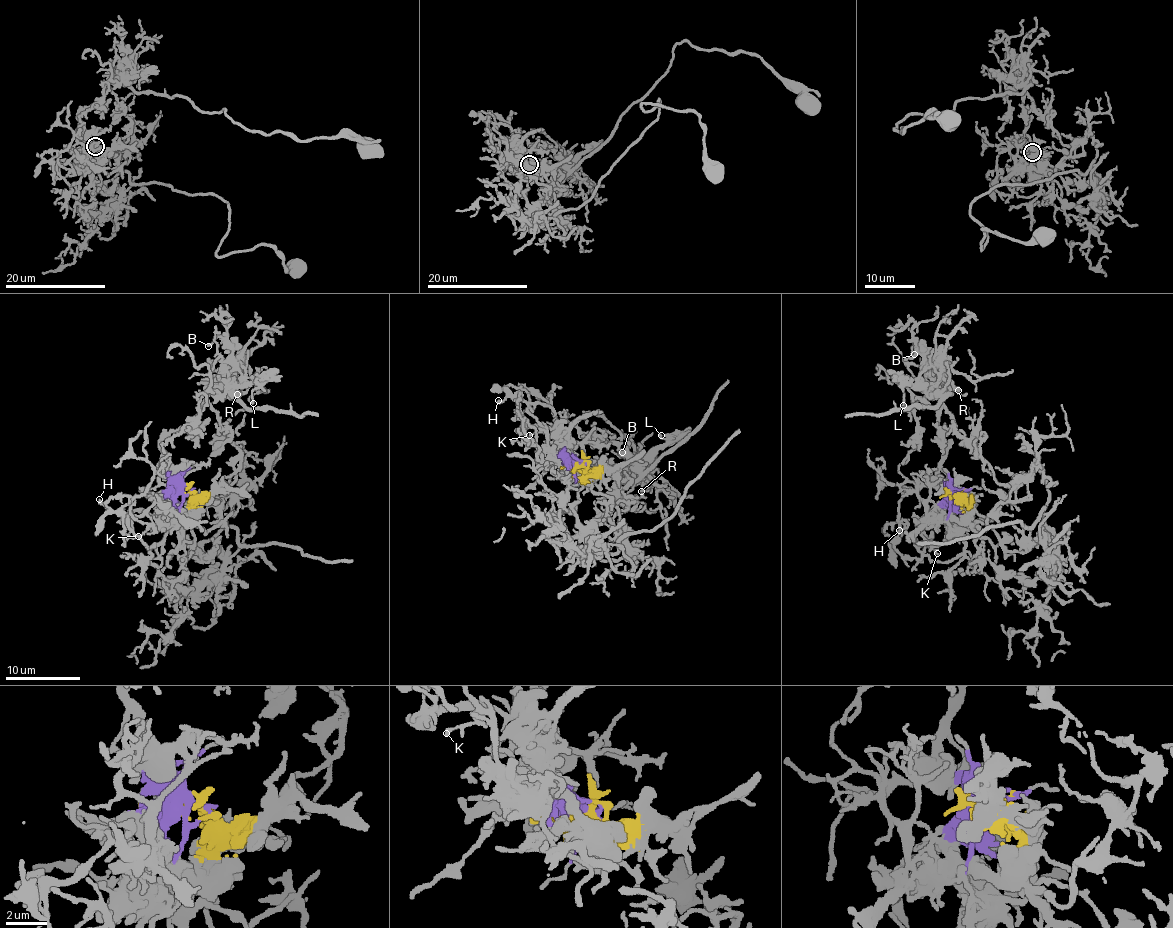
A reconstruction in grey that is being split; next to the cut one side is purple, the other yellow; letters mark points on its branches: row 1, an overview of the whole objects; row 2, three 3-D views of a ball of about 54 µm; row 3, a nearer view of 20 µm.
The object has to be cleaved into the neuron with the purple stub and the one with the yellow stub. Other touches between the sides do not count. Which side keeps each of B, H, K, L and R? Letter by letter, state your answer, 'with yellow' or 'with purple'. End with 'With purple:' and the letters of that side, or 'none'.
B: with purple
H: with purple
K: with yellow
L: with purple
R: with purple
With purple: B, H, L, R

